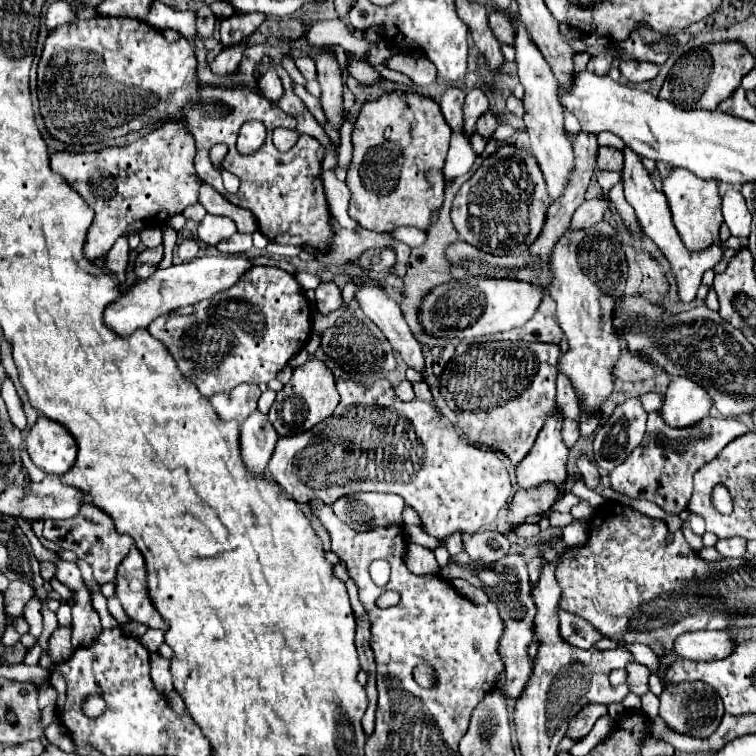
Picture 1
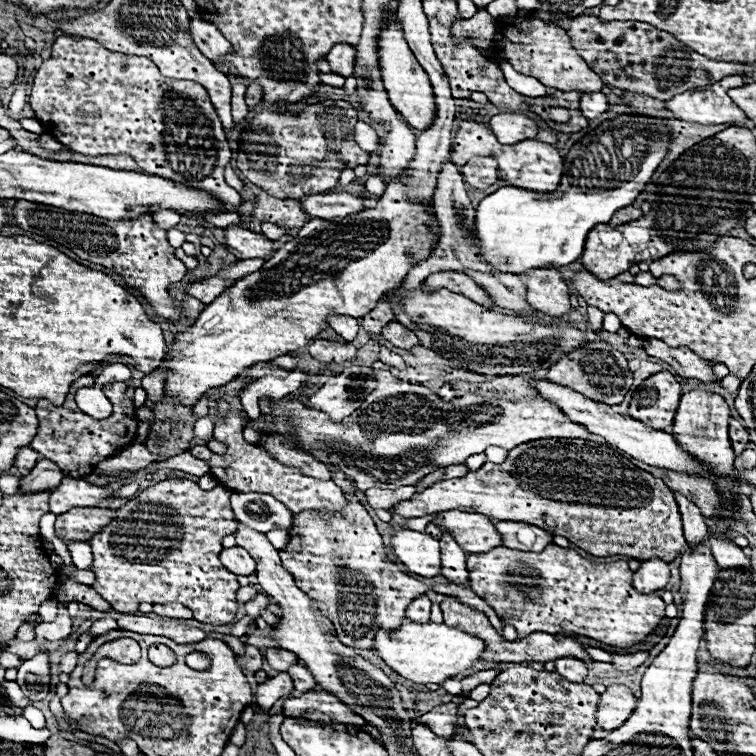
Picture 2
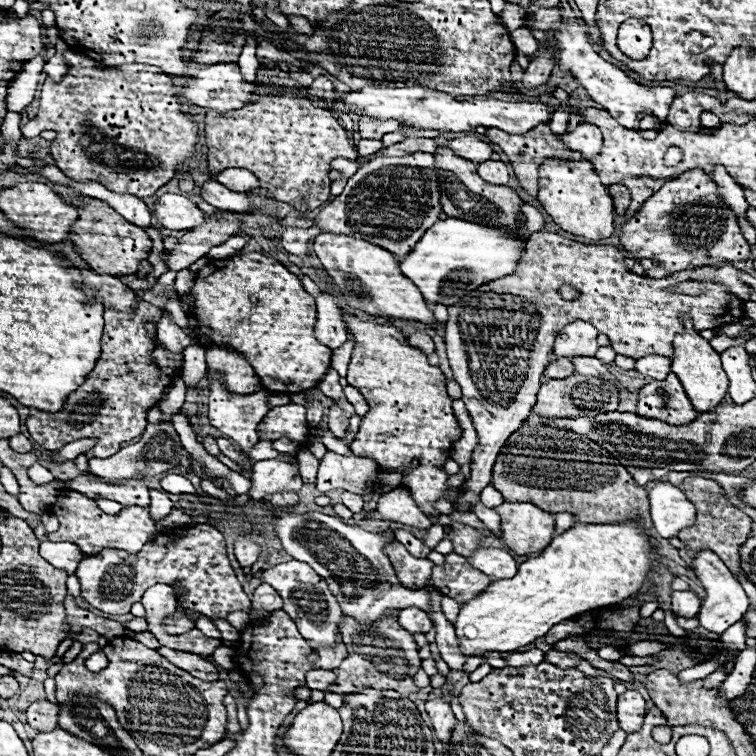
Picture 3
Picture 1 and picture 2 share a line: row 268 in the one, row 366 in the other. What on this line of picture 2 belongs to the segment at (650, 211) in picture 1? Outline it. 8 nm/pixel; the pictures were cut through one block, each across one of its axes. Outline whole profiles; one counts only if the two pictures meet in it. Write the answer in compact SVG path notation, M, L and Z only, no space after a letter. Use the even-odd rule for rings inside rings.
M648 338L648 340L644 340L644 350L650 356L668 362L676 370L676 374L682 378L700 380L700 382L714 382L716 380L712 374L712 366L708 366L704 358L700 358L698 354L694 354L686 346L672 348L672 346L666 346L662 340Z

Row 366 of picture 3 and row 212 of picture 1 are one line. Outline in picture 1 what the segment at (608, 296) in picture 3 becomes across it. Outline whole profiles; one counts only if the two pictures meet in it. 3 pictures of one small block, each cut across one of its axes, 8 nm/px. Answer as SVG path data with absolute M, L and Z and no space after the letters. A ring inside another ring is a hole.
M506 144L462 184L452 204L452 222L460 238L482 252L496 256L526 254L544 226L548 206L550 198L536 158L526 150Z

